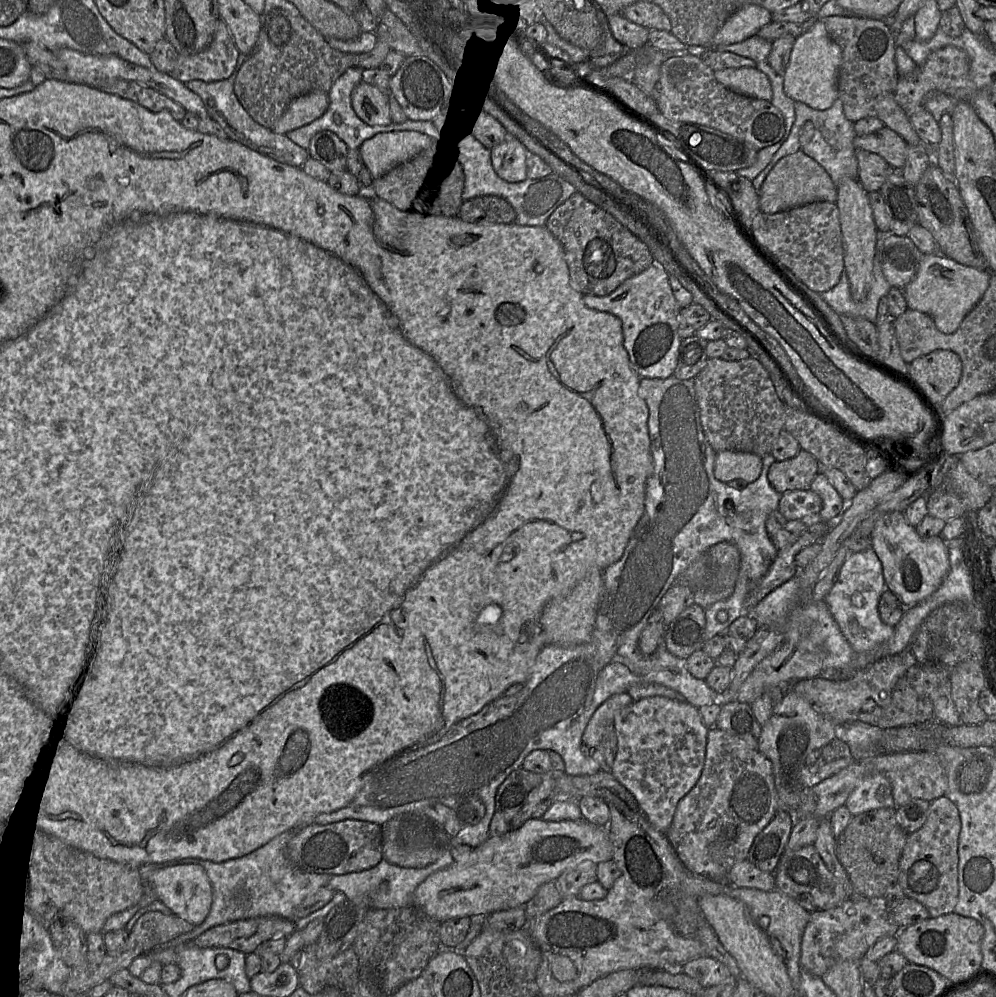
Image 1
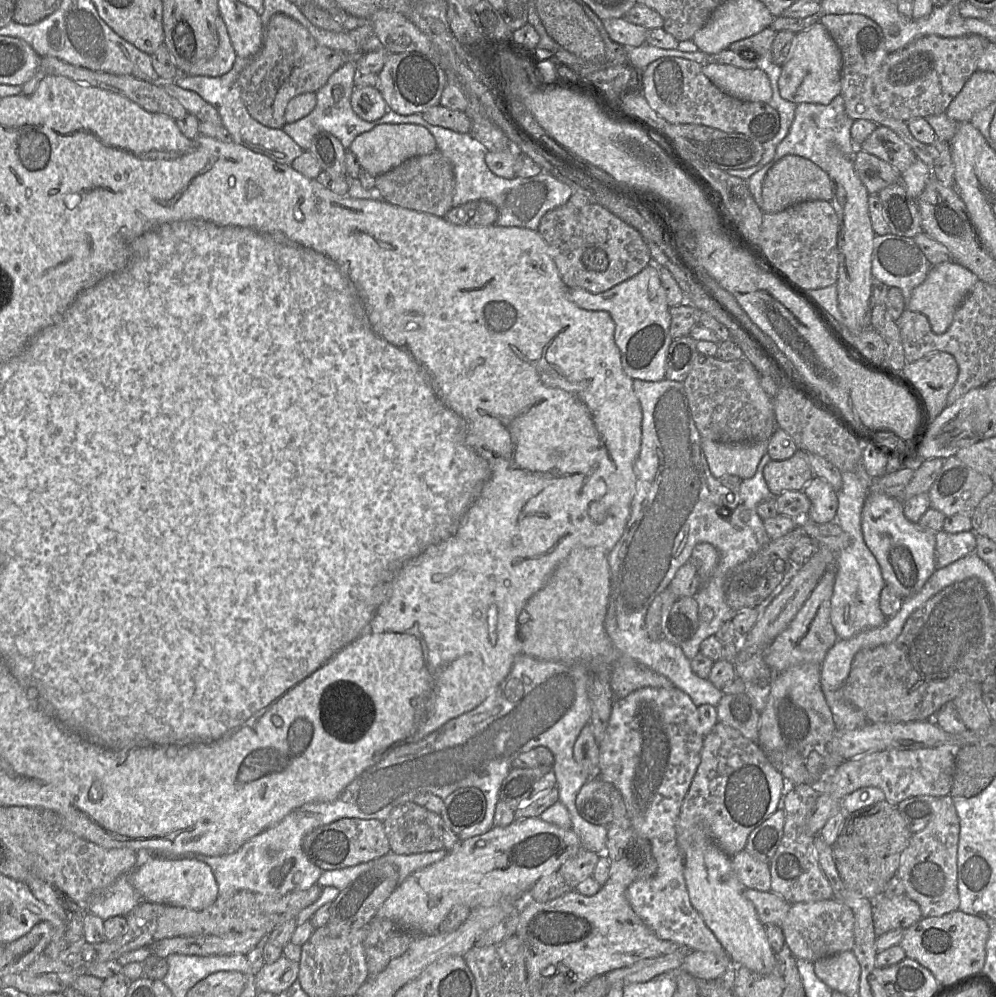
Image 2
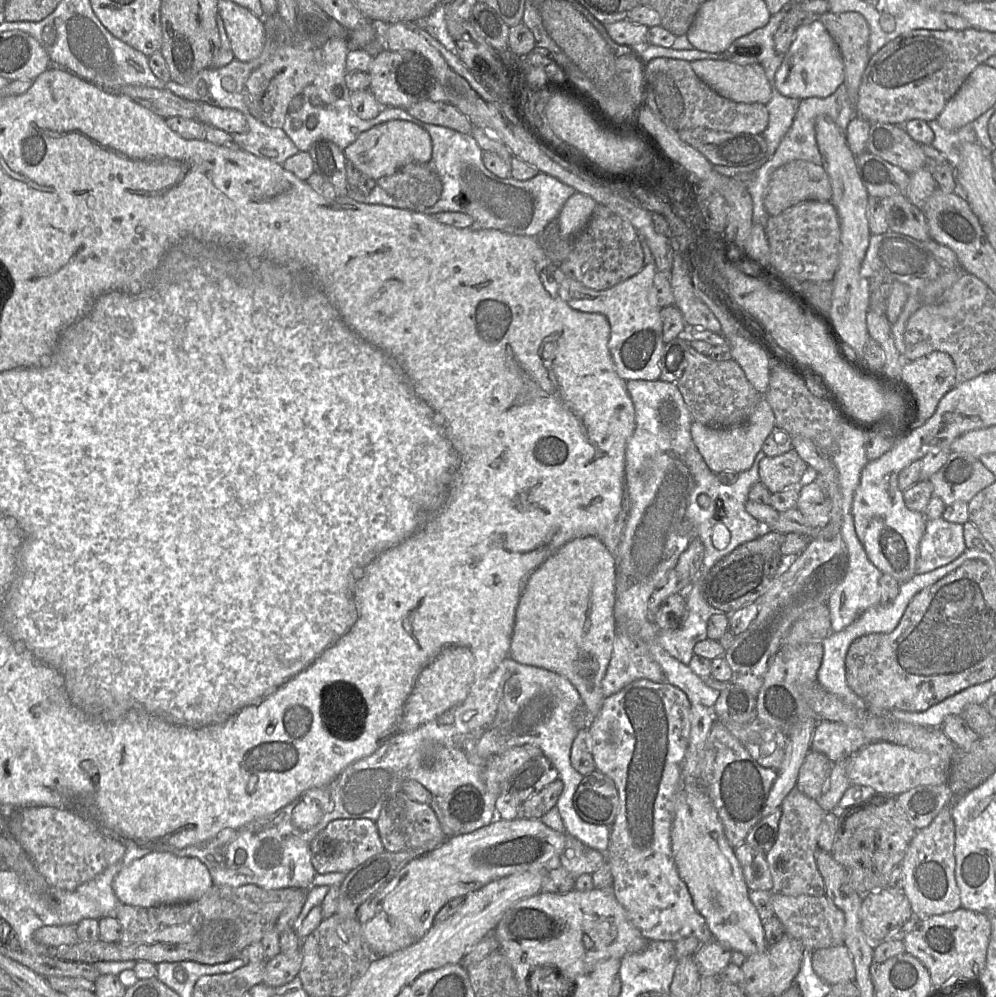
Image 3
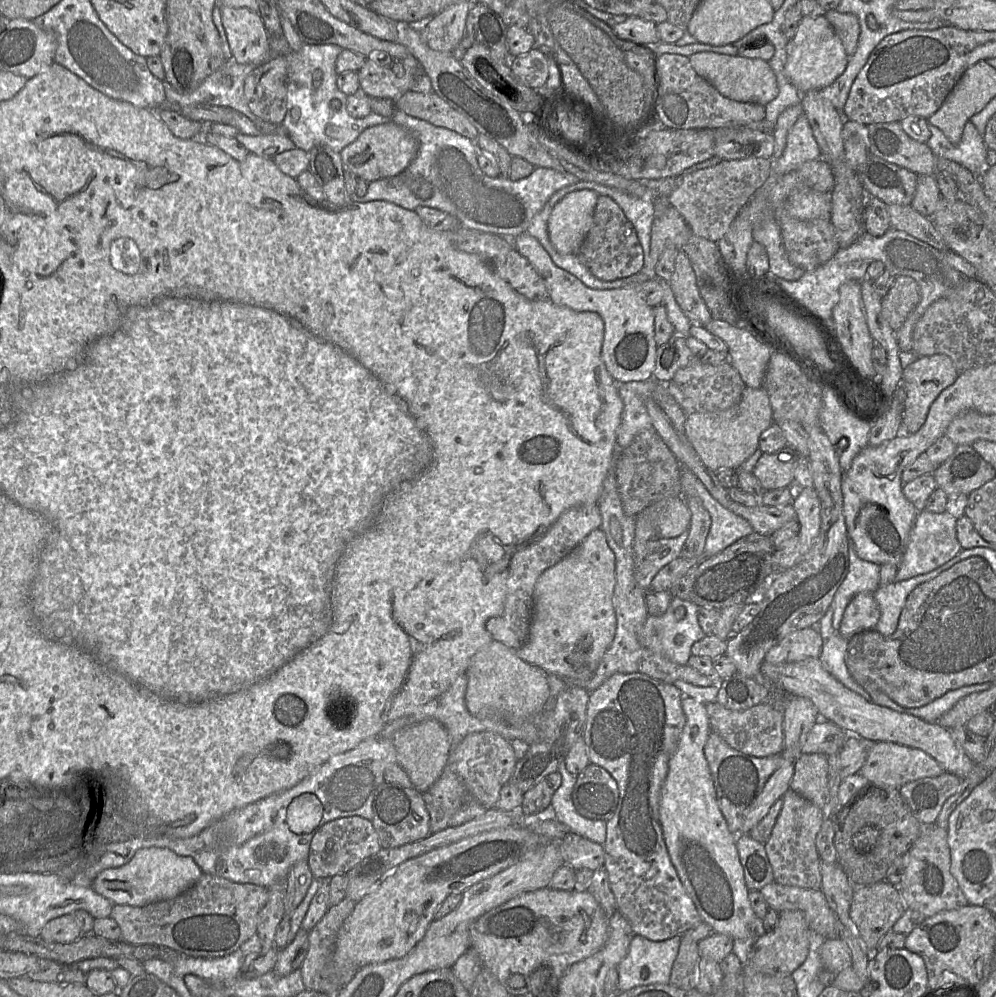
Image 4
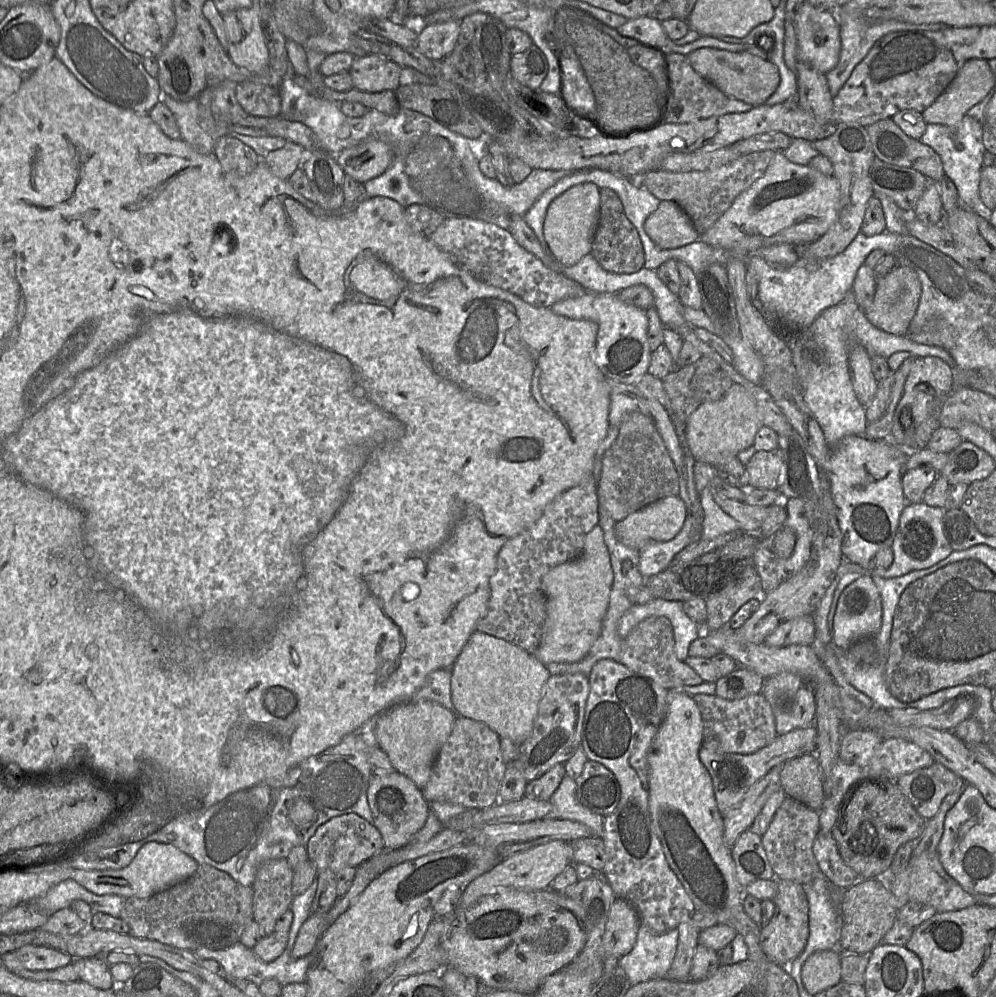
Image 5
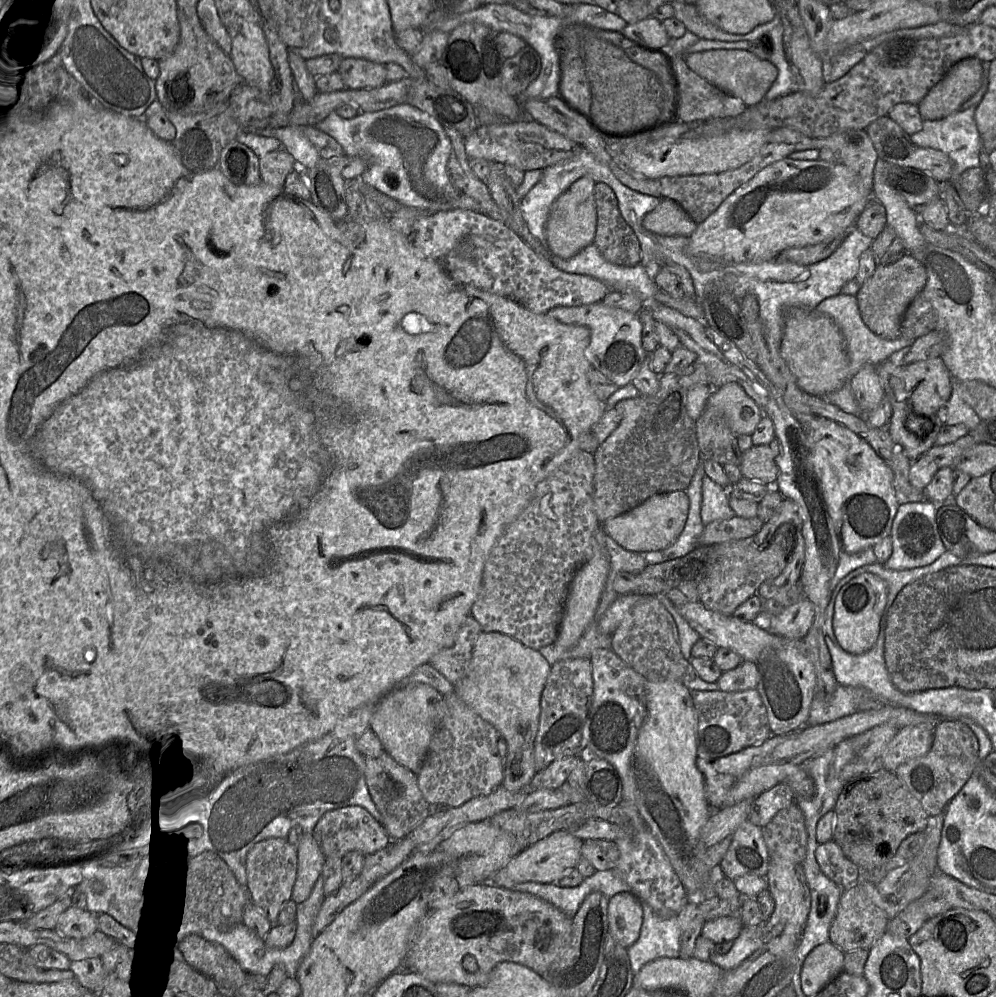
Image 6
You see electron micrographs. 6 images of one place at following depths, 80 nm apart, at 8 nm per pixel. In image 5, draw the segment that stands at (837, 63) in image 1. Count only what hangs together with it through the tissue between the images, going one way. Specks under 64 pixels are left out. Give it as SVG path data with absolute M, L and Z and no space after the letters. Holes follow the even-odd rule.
M804 1L794 23L798 59L826 74L839 61L840 26L833 14L814 8Z

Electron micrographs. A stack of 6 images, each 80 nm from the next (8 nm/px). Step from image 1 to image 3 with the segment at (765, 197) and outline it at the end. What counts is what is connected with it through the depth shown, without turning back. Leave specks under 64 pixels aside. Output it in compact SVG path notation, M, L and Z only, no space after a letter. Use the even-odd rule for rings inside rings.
M792 160L772 173L764 206L770 216L775 216L803 201L831 198L831 182L822 164Z

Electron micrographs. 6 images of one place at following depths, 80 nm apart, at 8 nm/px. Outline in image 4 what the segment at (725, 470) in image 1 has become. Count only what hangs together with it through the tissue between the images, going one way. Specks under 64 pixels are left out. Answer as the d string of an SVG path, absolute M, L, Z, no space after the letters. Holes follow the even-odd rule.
M746 386L738 403L720 411L686 413L685 435L704 465L712 471L738 469L757 449L761 433L773 421L773 411L766 391Z

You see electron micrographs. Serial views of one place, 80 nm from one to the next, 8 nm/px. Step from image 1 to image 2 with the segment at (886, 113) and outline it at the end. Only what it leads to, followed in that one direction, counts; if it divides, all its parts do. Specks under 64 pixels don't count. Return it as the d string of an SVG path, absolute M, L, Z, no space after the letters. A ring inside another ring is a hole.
M826 14L819 17L842 56L841 91L846 113L853 120L866 119L893 130L907 143L927 166L933 167L940 155L939 144L924 144L910 132L905 121L895 119L881 110L874 94L875 74L880 70L888 55L881 27L869 17L861 14Z

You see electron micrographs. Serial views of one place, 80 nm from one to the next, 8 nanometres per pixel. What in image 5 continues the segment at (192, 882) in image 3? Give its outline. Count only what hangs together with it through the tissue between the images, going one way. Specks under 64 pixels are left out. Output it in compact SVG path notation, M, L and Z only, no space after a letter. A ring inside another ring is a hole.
M149 842L137 852L131 863L122 869L86 871L72 870L72 866L70 866L68 880L76 881L97 895L116 894L125 898L148 898L191 877L198 867L198 863L192 857L173 845Z

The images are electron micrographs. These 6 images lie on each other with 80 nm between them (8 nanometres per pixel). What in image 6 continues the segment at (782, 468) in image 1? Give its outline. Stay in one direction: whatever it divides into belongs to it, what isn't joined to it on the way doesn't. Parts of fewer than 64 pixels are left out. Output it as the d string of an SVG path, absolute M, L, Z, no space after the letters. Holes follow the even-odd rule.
M777 439L768 444L753 445L741 453L738 467L744 478L774 487L779 473L780 454L781 447Z

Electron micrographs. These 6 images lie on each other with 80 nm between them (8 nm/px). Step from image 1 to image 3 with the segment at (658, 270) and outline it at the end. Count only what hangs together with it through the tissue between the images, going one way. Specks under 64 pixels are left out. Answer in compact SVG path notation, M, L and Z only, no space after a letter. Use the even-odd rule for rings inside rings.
M654 261L629 279L605 290L595 290L584 286L564 274L556 264L550 263L540 273L544 289L554 298L571 308L591 313L603 314L610 325L608 348L618 376L625 380L658 380L660 358L664 347L663 323L660 309L653 301L652 285L656 274Z

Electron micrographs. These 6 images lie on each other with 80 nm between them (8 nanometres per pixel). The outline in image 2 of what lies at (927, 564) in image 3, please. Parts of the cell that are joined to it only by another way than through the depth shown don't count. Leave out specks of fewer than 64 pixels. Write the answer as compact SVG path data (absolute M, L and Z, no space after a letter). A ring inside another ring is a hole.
M941 530L935 533L935 565L943 568L953 562L975 553L976 534L970 530L959 533L947 533Z

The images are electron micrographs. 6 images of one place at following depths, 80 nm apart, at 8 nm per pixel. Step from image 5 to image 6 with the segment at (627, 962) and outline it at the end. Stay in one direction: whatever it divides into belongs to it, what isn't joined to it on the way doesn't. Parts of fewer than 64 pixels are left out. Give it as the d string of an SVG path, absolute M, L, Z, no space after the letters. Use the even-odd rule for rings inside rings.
M642 902L642 907L644 913L639 938L628 948L634 975L650 961L680 955L678 916L661 917L646 902Z

